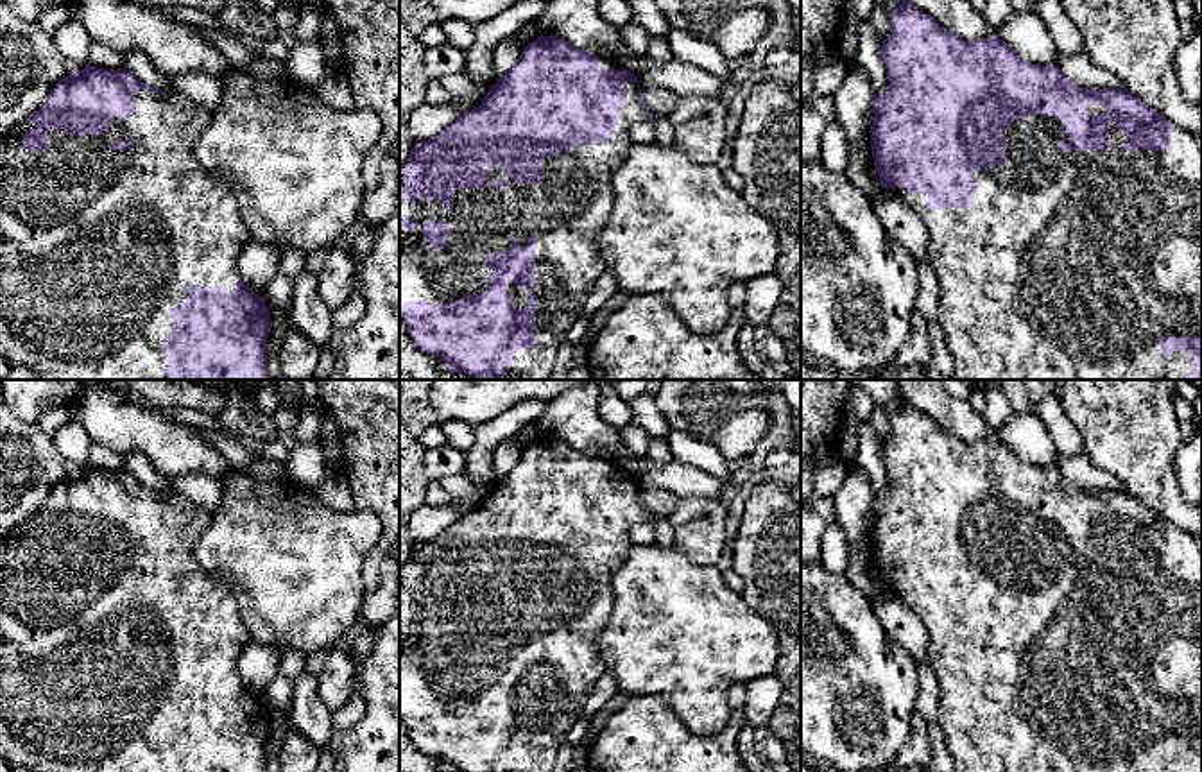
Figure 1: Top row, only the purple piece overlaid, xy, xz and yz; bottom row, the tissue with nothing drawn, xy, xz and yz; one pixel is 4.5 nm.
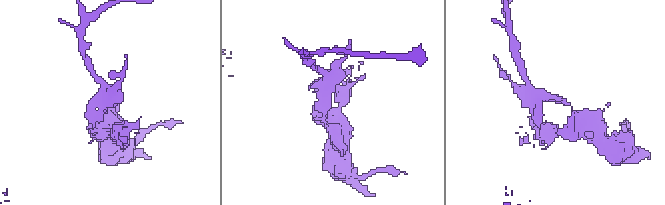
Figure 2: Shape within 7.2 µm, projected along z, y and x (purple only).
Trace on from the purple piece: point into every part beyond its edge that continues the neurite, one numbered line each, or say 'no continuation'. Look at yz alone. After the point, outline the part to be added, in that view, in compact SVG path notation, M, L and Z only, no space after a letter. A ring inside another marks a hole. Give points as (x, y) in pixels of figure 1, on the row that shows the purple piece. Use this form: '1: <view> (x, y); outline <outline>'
1: yz (1070, 264); outline M1026 115L998 133L1009 145L1007 161L973 174L976 195L969 208L930 210L924 193L908 193L905 186L894 190L919 217L932 222L926 229L939 279L937 322L953 358L953 380L1182 380L1193 369L1189 349L1175 349L1163 358L1159 339L1202 337L1202 138L1173 124L1170 150L1121 150L1130 140L1112 120L1109 150L1059 150L1060 142L1069 143L1069 136L1060 133L1062 125L1053 115Z

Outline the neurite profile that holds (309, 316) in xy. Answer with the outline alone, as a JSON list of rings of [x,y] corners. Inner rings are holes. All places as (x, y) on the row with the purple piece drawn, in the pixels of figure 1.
[[[306,267],[294,278],[288,328],[306,337],[319,351],[335,331],[333,310],[321,299],[317,274]]]

